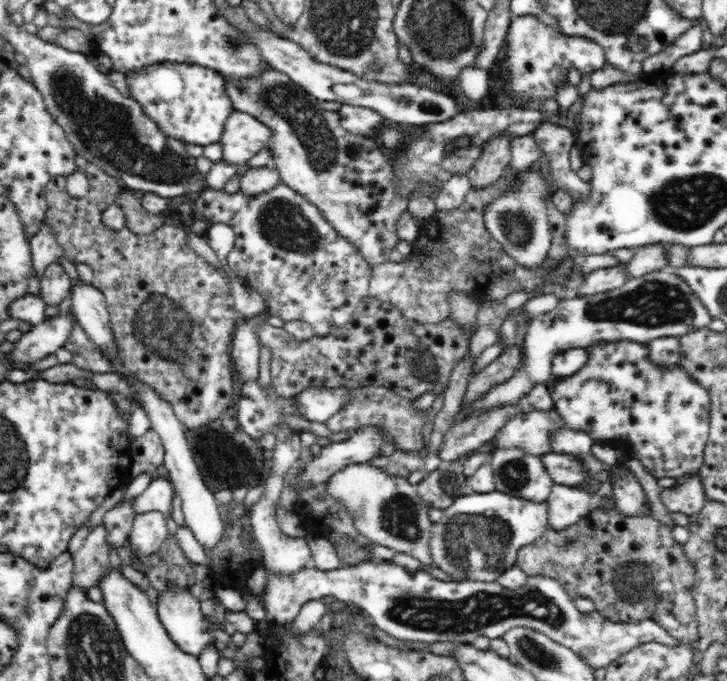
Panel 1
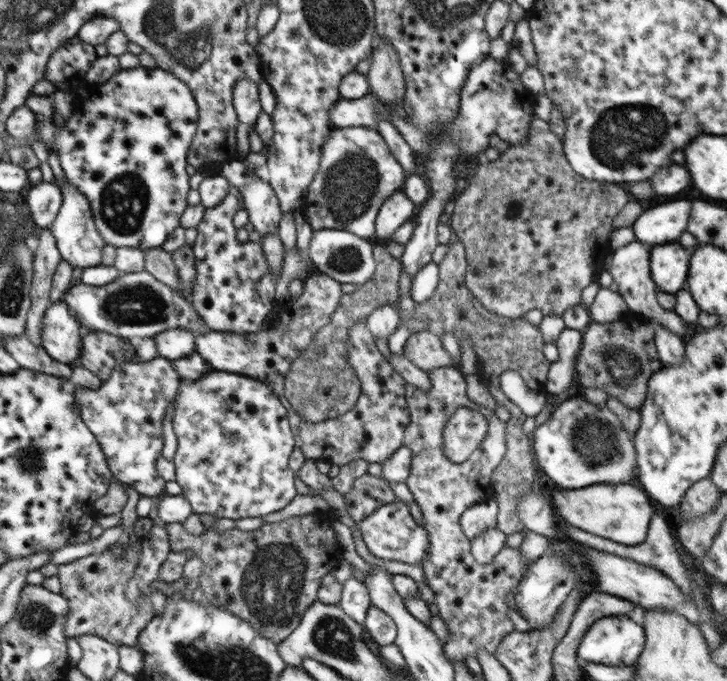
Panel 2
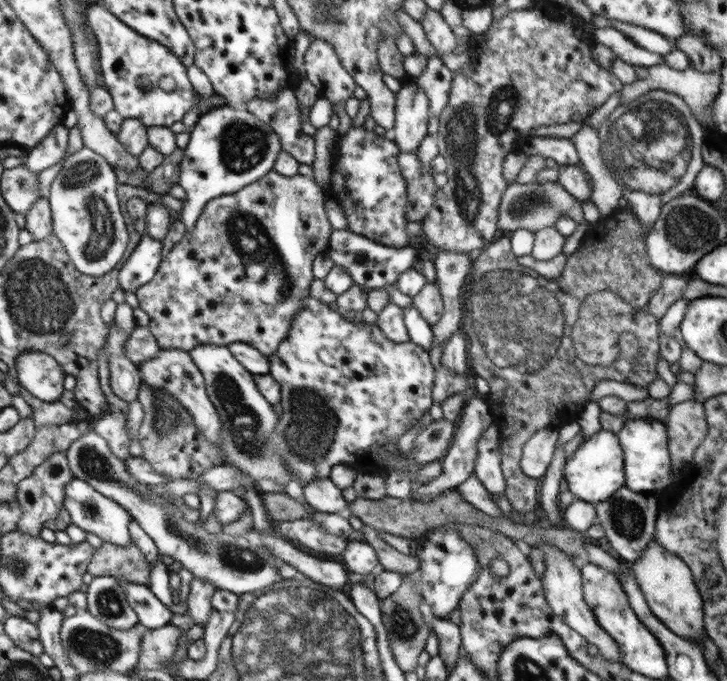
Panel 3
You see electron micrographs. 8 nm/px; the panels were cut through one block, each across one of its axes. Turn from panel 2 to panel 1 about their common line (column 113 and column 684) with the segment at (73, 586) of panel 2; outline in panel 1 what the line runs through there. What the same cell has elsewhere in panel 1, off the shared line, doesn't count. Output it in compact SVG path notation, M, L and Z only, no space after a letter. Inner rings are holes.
M600 506L577 524L558 531L549 528L530 544L519 547L516 565L529 577L545 576L556 579L566 589L570 599L585 596L594 602L595 610L614 622L657 622L678 643L691 644L698 638L697 603L693 588L697 584L697 570L686 558L683 544L676 542L672 529L650 515L624 517L615 508Z

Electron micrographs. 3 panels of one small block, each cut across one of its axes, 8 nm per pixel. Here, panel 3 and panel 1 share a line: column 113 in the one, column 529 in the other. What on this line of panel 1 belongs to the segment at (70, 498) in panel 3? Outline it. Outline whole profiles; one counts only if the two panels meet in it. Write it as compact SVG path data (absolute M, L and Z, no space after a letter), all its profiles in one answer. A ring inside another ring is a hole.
M496 490L486 493L469 492L458 497L441 512L441 519L433 524L433 534L430 539L432 564L441 568L452 577L452 580L458 582L496 581L497 576L503 570L516 564L519 547L534 542L549 528L547 501L532 502Z

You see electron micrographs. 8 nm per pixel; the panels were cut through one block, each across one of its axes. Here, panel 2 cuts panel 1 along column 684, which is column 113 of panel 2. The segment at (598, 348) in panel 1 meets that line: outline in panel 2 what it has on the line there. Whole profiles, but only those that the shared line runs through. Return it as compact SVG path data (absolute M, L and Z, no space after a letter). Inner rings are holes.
M162 356L146 363L124 362L96 391L82 388L77 395L84 423L102 444L114 478L153 498L165 488L155 469L164 447L163 418L167 409L176 408L176 394L185 383L171 362Z

